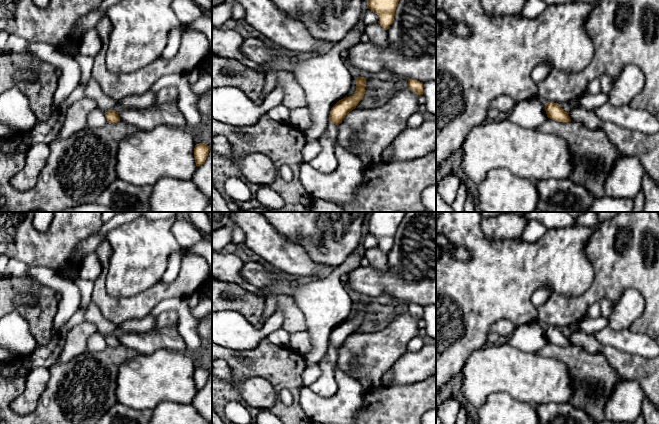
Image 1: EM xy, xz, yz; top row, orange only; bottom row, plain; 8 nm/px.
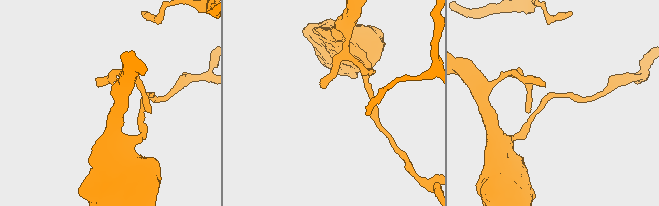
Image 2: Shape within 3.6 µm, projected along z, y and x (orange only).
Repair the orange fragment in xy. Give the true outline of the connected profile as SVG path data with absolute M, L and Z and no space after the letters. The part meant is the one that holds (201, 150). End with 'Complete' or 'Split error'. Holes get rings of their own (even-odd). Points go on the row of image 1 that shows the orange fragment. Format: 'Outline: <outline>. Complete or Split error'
Outline: M199 143L194 148L194 158L197 167L200 167L206 160L210 147L205 143Z. Complete

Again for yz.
Outline: M547 102L545 103L545 111L547 117L558 122L571 122L567 112L565 112L558 103Z. Complete

